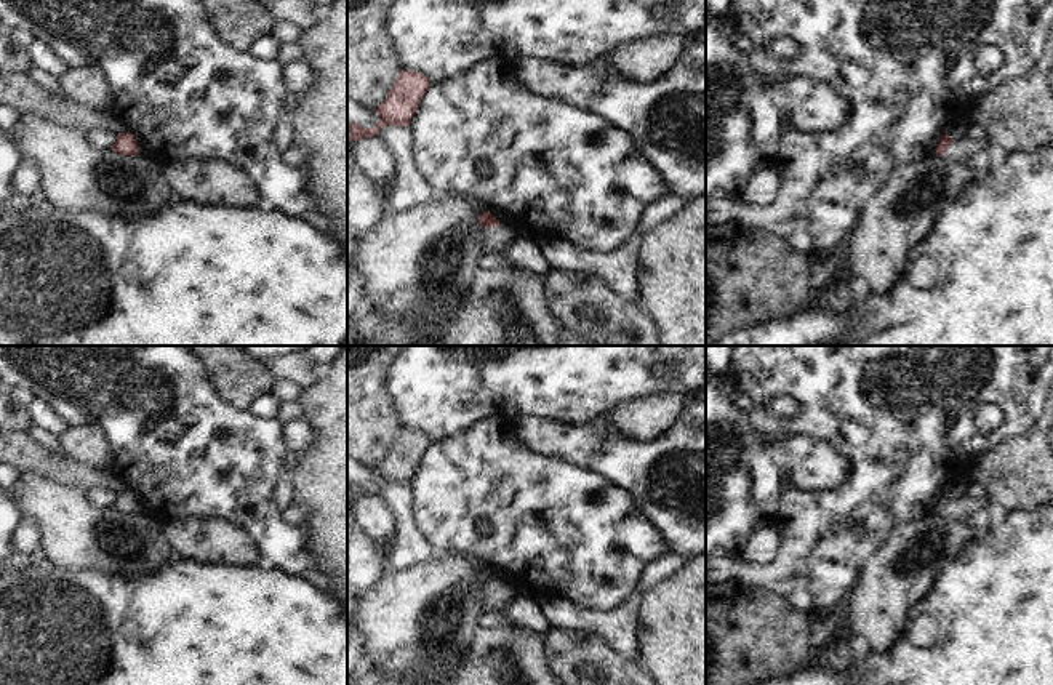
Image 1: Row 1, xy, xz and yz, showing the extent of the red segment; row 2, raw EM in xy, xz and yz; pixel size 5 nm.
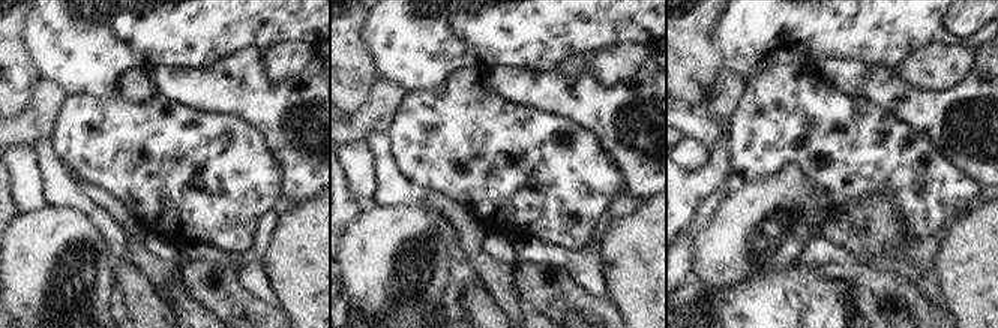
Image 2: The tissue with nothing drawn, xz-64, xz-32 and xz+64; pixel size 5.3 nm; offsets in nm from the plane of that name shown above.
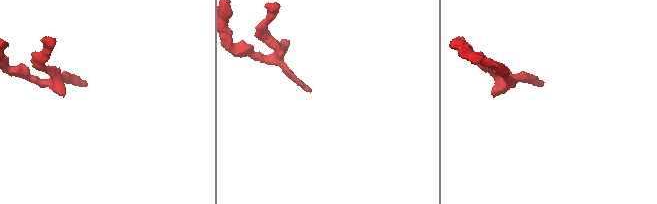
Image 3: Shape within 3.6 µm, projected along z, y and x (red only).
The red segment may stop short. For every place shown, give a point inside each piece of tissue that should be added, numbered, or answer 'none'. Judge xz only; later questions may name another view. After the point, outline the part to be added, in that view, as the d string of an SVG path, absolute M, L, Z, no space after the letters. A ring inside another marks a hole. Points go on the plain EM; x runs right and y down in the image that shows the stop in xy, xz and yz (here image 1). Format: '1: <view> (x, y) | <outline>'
1: xz (527, 648) | M493 584L485 592L485 610L498 613L506 634L506 650L512 655L515 666L531 685L559 685L557 677L549 671L544 656L544 637L514 626L504 615L512 592L502 584Z

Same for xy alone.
none

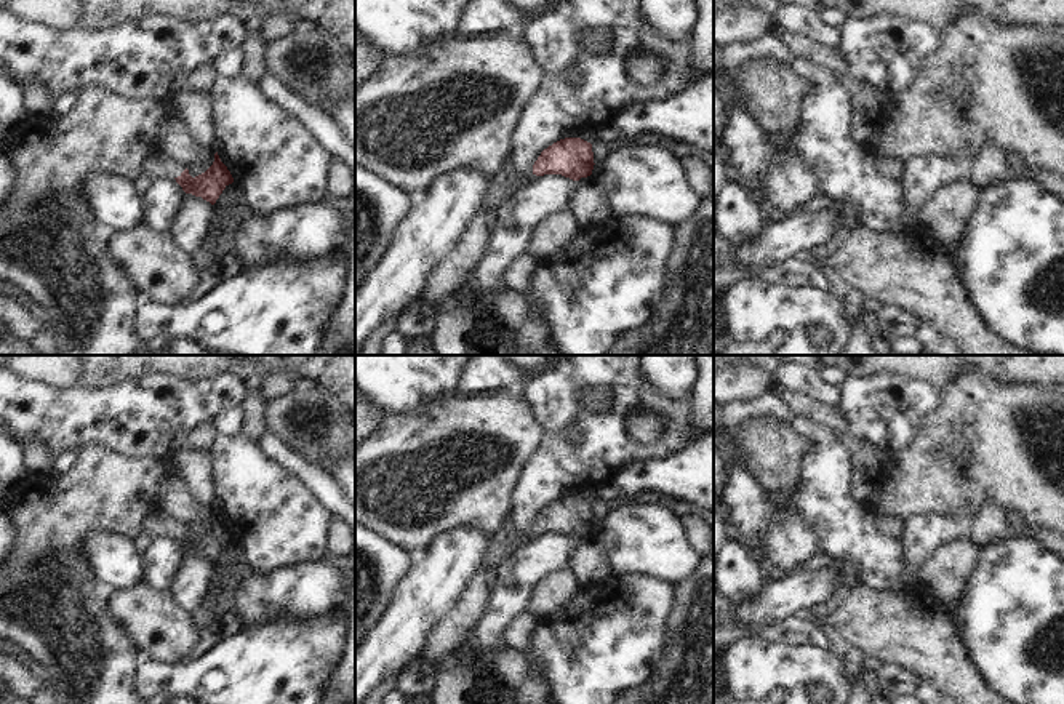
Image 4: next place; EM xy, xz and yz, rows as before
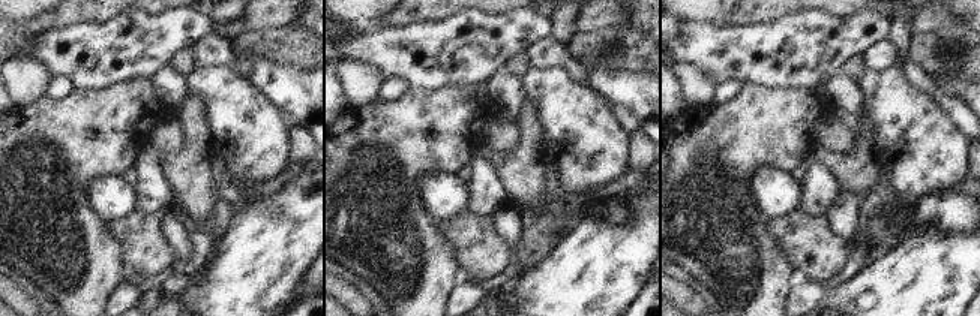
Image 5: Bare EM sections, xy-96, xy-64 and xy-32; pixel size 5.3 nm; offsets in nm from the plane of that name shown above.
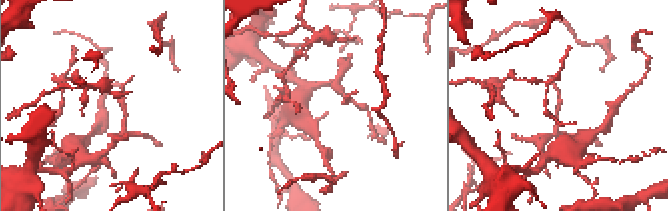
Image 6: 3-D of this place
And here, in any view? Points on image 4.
1: xy (156, 524) | M158 509L142 520L142 533L150 534L152 538L160 538L165 534L178 536L184 528L186 523L166 517Z

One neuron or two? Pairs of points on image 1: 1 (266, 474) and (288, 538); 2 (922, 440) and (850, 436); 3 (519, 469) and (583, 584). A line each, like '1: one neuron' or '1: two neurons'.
1: one neuron
2: one neuron
3: one neuron

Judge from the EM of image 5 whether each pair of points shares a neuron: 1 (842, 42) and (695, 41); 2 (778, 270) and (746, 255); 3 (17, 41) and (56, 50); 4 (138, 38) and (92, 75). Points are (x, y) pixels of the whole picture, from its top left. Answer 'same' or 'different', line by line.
1: same
2: same
3: different
4: same

